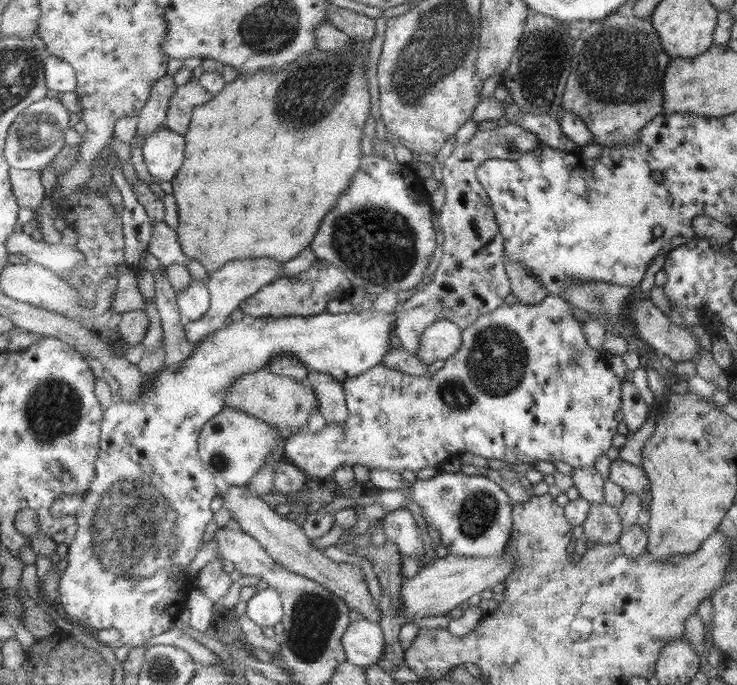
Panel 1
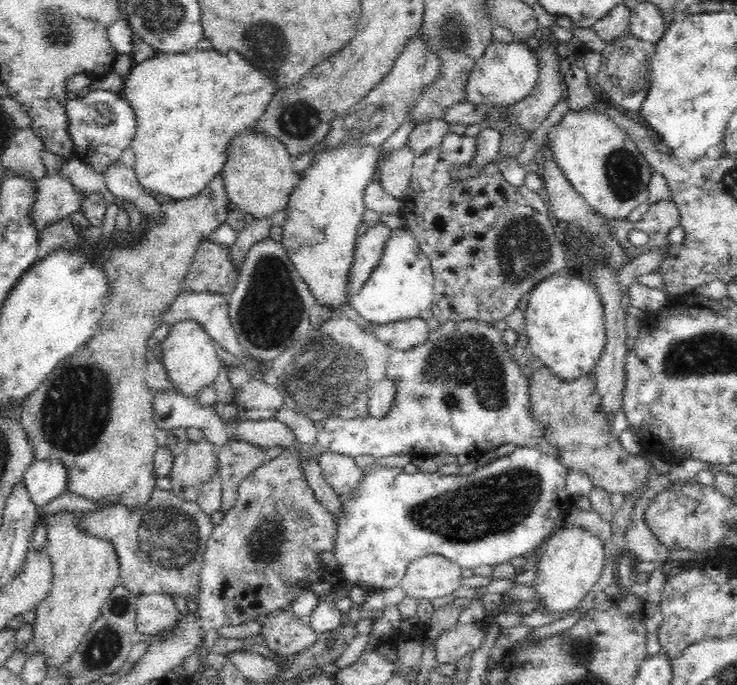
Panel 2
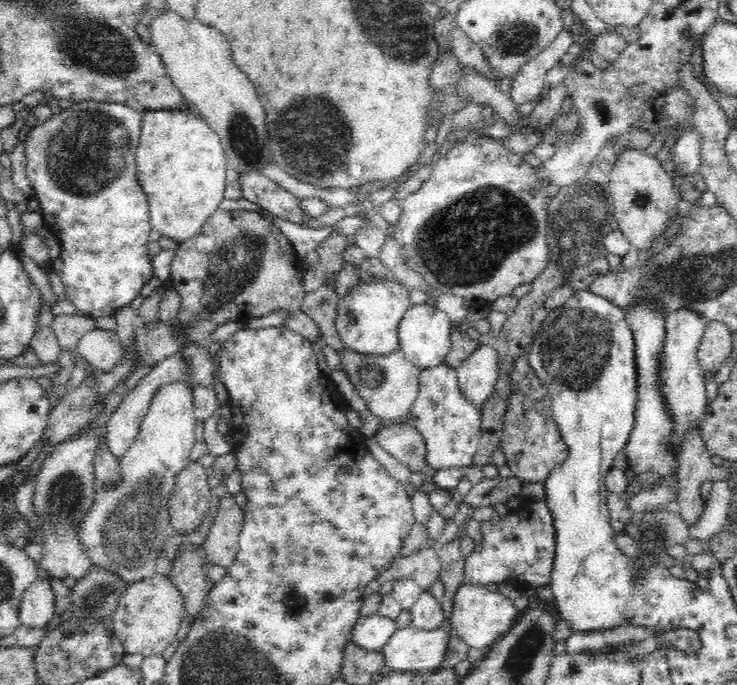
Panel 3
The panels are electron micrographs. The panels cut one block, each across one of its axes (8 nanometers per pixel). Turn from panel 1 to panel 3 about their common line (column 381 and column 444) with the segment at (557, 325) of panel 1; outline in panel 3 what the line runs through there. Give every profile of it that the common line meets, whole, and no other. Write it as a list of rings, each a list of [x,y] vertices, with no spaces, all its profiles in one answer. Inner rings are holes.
[[[447,363],[421,369],[418,400],[410,412],[411,422],[422,433],[431,468],[468,468],[472,465],[481,439],[481,410],[464,399],[459,388],[457,370]]]

